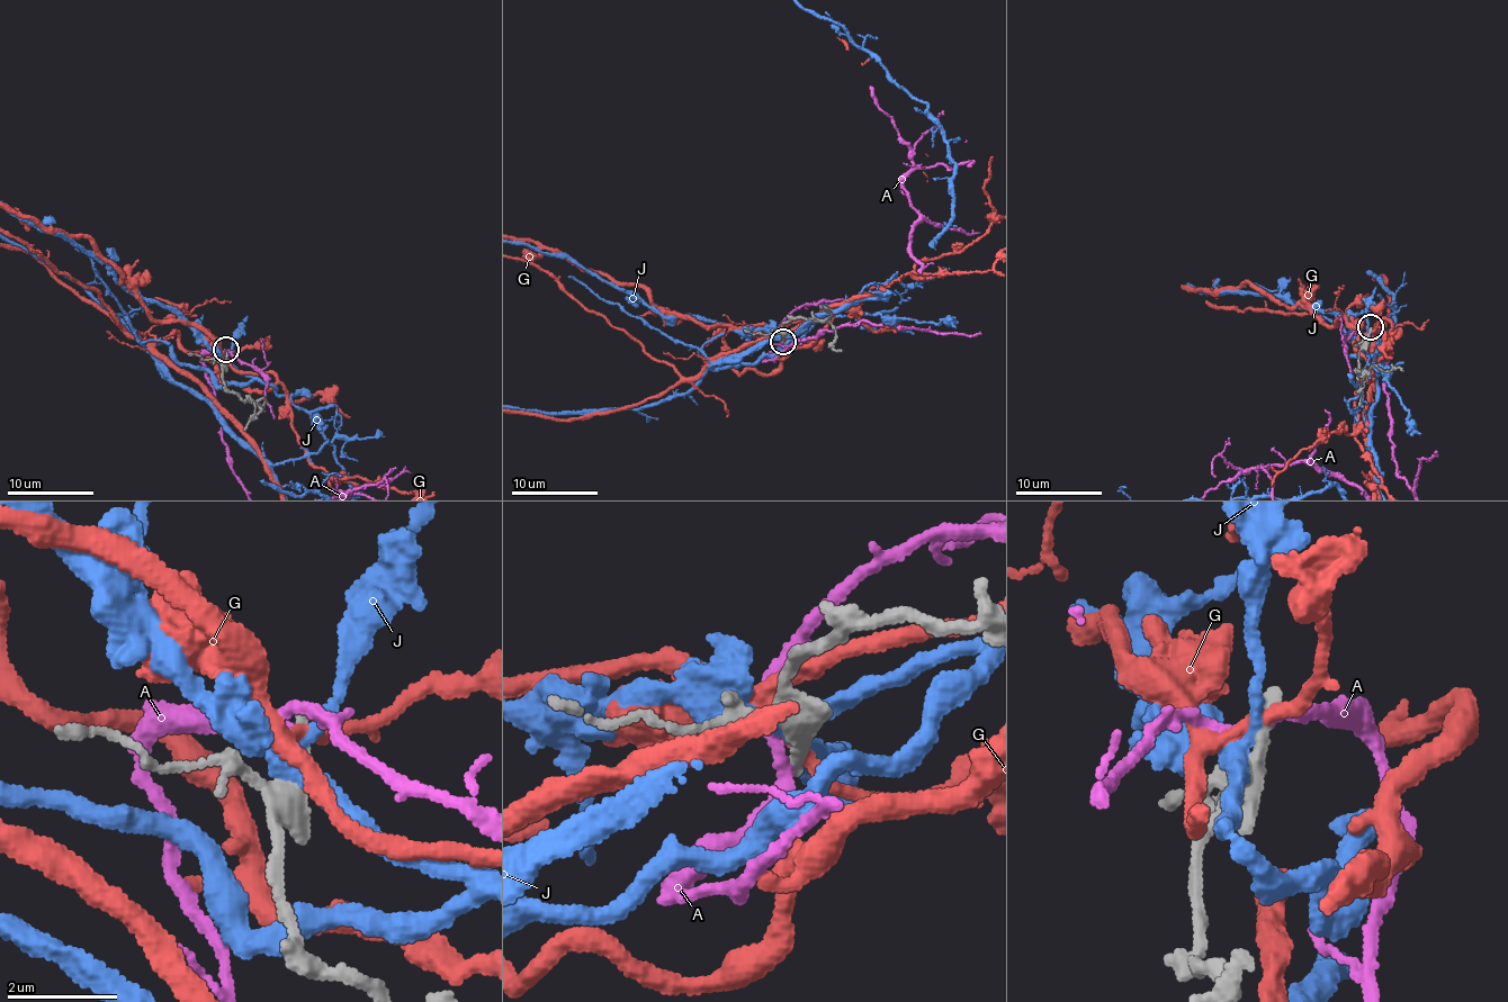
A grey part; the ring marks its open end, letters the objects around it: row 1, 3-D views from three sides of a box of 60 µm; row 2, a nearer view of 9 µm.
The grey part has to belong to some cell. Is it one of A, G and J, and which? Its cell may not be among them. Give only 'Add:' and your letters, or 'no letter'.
Add: no letter

